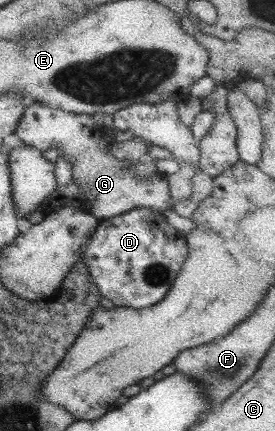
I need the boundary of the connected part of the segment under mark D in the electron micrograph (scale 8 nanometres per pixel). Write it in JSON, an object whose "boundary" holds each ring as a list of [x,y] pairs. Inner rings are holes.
{"boundary":[[[134,208],[111,218],[98,219],[97,226],[82,251],[82,261],[87,265],[93,284],[100,294],[115,307],[136,309],[149,308],[163,298],[186,256],[184,235],[175,231],[160,213],[150,208]]]}

